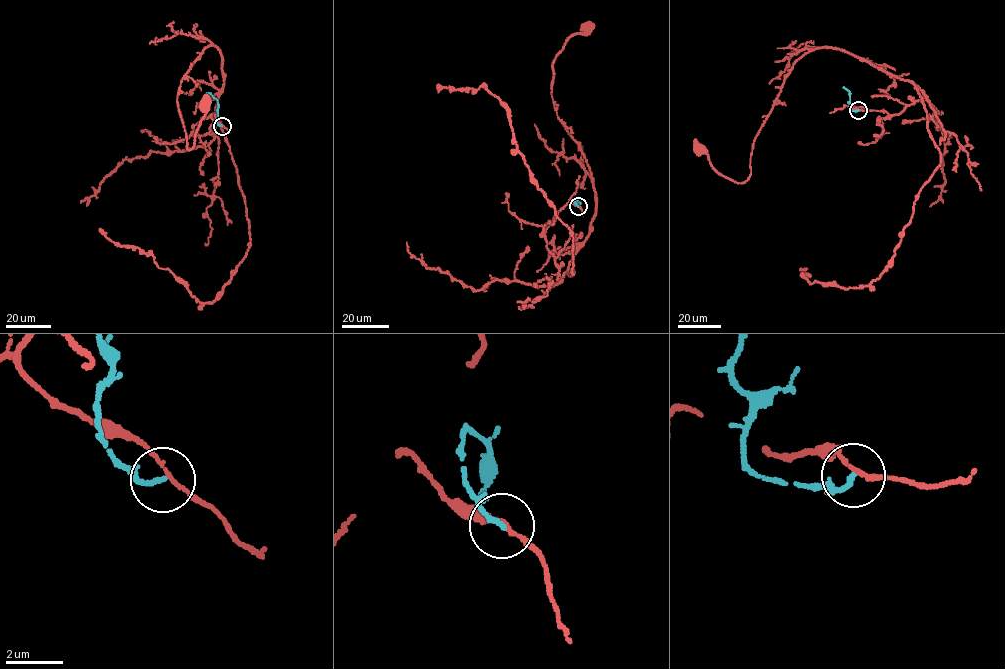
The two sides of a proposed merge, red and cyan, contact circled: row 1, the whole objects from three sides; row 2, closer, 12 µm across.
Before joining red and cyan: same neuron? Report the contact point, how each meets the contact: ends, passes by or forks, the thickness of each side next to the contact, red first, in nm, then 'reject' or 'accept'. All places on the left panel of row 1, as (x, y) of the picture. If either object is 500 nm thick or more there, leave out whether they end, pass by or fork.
at (222, 126); red passes by; cyan ends there; 110 nm thick on the red side, 160 nm on the other; reject

